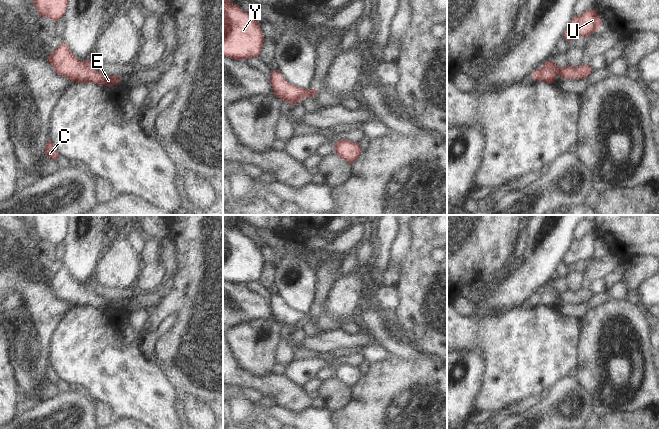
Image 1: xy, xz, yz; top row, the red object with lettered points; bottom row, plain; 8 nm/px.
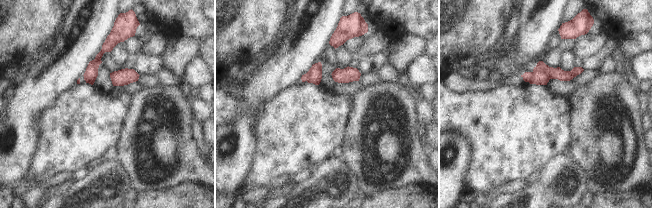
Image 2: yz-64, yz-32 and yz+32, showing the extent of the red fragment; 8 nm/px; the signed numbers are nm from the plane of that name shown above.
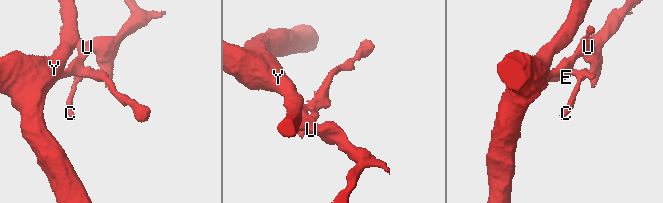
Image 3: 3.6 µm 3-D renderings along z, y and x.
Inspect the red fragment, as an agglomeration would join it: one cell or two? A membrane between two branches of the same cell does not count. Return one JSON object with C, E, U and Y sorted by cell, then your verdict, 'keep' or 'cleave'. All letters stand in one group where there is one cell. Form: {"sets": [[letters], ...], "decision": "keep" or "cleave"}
{"sets": [["C"], ["E", "U", "Y"]], "decision": "cleave"}

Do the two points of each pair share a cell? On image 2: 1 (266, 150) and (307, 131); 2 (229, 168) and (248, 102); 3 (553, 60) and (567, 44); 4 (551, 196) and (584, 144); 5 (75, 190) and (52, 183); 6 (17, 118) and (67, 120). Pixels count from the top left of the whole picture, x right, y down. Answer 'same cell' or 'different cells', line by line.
1: same cell
2: same cell
3: same cell
4: different cells
5: different cells
6: different cells

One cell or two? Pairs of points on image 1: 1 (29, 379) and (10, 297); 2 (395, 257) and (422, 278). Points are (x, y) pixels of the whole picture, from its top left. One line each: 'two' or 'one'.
1: one
2: two

